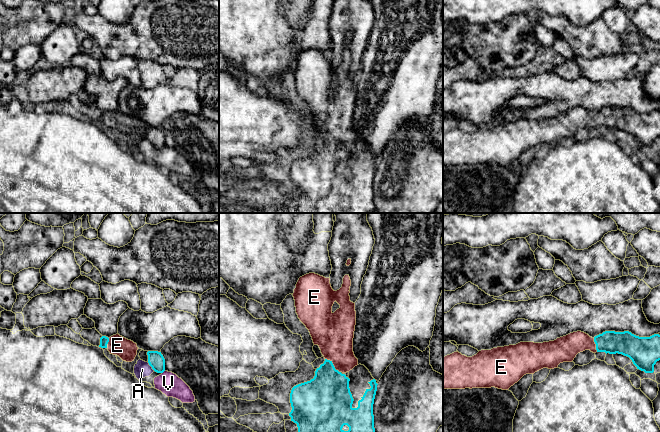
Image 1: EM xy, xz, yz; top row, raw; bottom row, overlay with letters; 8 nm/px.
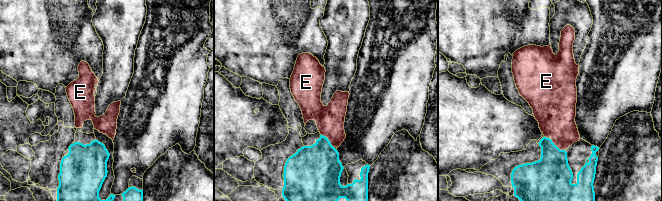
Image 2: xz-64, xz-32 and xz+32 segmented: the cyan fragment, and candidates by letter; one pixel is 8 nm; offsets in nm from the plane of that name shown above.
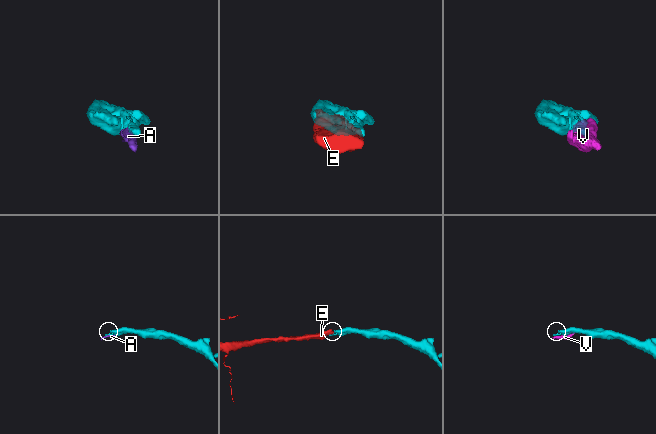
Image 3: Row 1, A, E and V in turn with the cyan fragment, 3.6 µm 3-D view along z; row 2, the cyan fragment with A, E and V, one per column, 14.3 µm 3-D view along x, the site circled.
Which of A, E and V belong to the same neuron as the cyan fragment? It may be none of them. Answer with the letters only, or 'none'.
E

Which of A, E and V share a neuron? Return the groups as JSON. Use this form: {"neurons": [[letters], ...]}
{"neurons": [["A", "V"], ["E"]]}

